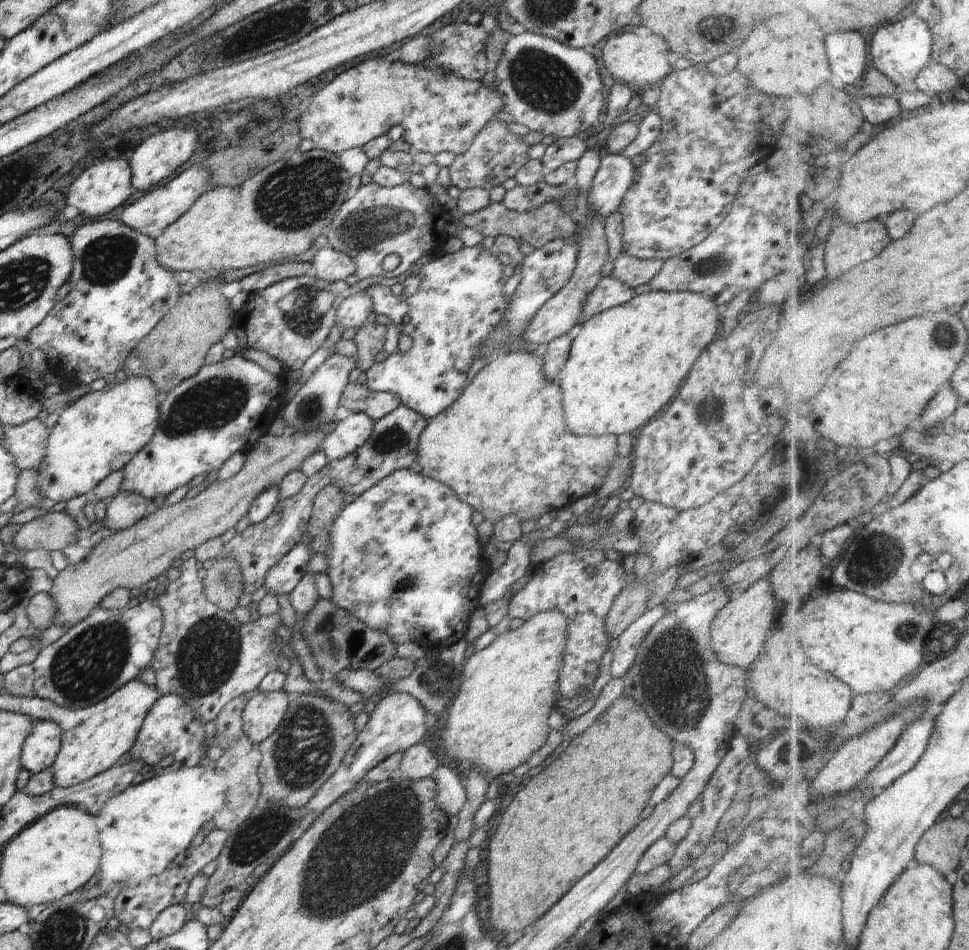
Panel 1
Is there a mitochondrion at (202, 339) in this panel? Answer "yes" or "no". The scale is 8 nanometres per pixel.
no

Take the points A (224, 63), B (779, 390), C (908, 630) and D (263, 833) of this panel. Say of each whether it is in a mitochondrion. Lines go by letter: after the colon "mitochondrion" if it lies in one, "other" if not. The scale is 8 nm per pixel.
A: other
B: other
C: mitochondrion
D: mitochondrion

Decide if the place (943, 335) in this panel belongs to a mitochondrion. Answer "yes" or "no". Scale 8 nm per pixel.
yes

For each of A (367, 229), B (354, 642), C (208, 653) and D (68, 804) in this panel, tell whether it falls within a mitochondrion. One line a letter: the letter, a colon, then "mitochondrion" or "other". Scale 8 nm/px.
A: mitochondrion
B: mitochondrion
C: mitochondrion
D: other

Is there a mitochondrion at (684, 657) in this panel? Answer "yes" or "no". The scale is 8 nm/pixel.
yes

